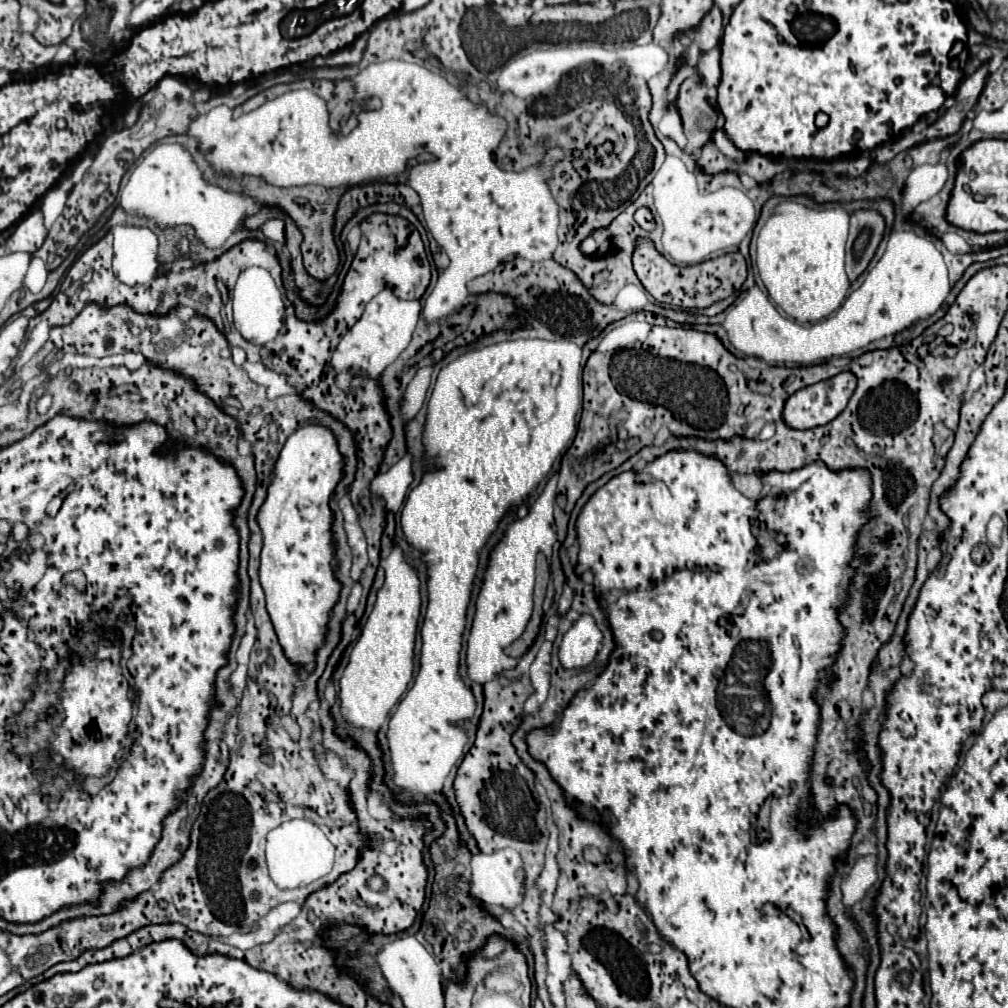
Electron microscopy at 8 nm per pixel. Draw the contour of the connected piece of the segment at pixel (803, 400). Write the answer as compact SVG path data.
M840 373L838 377L832 377L832 379L826 379L822 383L805 387L796 391L786 401L782 419L792 429L812 429L812 427L826 425L842 413L852 397L852 393L854 393L854 389L856 389L856 377L852 373Z

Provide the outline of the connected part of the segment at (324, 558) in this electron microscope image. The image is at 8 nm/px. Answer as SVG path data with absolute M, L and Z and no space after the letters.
M316 421L304 423L288 437L274 465L274 479L268 487L268 497L260 507L258 515L258 523L264 533L264 547L260 557L260 583L266 593L266 607L274 623L278 641L284 649L284 655L290 663L298 667L298 673L312 673L316 669L316 653L326 641L330 613L338 603L342 589L342 583L338 581L334 567L336 561L336 547L332 539L334 513L330 509L330 497L338 481L342 479L342 471L344 471L344 457L338 449L338 439L334 431Z

